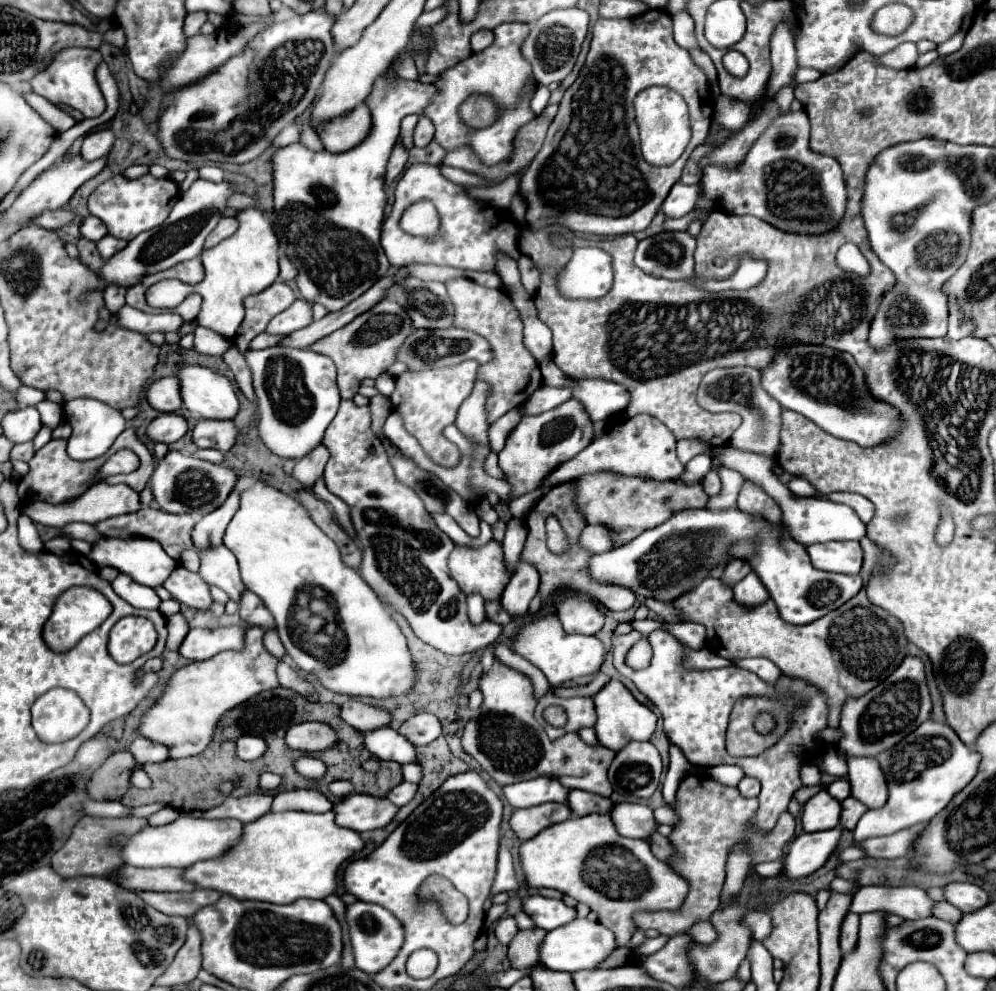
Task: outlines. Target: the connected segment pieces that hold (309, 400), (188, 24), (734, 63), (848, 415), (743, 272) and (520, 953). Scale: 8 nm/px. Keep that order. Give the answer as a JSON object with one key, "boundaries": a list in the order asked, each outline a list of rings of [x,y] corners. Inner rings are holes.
{"boundaries":[[[[267,347],[245,353],[259,401],[259,435],[283,459],[299,459],[323,441],[323,433],[339,409],[335,365],[327,355],[293,347]]],[[[195,11],[195,13],[189,13],[185,17],[185,35],[187,37],[193,37],[199,33],[199,29],[203,27],[203,23],[207,21],[207,11]]],[[[733,49],[725,53],[723,63],[725,63],[725,69],[735,77],[743,77],[743,73],[747,73],[747,67],[749,67],[745,55],[739,51],[733,51]]],[[[791,345],[775,357],[771,367],[761,371],[761,383],[783,409],[801,413],[823,431],[839,439],[855,441],[861,447],[885,445],[895,439],[903,427],[901,413],[891,403],[871,395],[863,369],[843,351],[821,345]]],[[[741,257],[741,265],[733,277],[727,281],[699,281],[699,287],[707,287],[707,291],[723,291],[723,289],[749,289],[755,287],[765,275],[765,261],[755,261],[749,257]]],[[[531,929],[531,931],[519,931],[515,939],[509,943],[509,961],[511,967],[521,969],[539,963],[539,947],[545,939],[547,931],[543,929]]]]}

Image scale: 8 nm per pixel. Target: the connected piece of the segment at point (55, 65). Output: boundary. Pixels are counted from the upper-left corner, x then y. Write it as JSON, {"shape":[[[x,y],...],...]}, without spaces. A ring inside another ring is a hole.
{"shape":[[[75,49],[75,63],[69,59],[71,55],[67,51],[59,51],[51,65],[37,73],[31,80],[34,92],[44,98],[51,98],[51,103],[65,103],[77,111],[81,111],[85,117],[97,117],[105,111],[105,97],[97,85],[95,69],[103,61],[101,53],[97,49]]]}

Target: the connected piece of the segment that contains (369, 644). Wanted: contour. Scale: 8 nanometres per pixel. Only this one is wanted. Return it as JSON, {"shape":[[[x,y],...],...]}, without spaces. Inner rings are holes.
{"shape":[[[261,481],[247,487],[241,491],[241,507],[227,525],[223,543],[237,557],[245,587],[255,591],[275,617],[279,639],[301,671],[317,675],[323,687],[349,697],[371,695],[385,699],[411,691],[415,685],[415,667],[405,635],[377,593],[355,569],[343,563],[339,547],[327,539],[295,497]],[[303,587],[323,587],[337,601],[341,631],[347,639],[347,647],[339,659],[331,657],[327,649],[317,649],[317,655],[313,655],[293,643],[289,617],[295,595]]]}

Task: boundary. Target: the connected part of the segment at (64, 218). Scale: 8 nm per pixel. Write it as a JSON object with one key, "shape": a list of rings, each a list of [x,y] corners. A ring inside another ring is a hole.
{"shape":[[[59,209],[59,211],[45,211],[43,215],[39,215],[37,219],[33,219],[31,223],[35,225],[41,225],[41,227],[47,227],[47,229],[61,229],[65,227],[67,223],[71,223],[75,219],[75,215],[71,211],[65,211],[65,209]]]}

